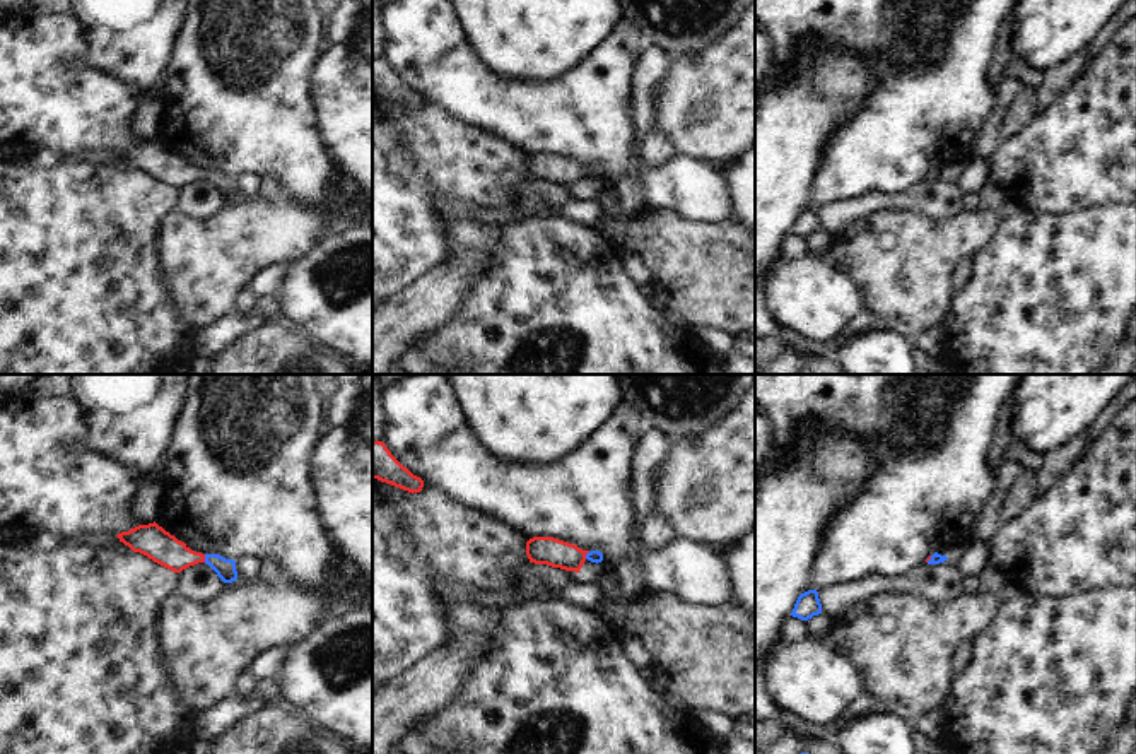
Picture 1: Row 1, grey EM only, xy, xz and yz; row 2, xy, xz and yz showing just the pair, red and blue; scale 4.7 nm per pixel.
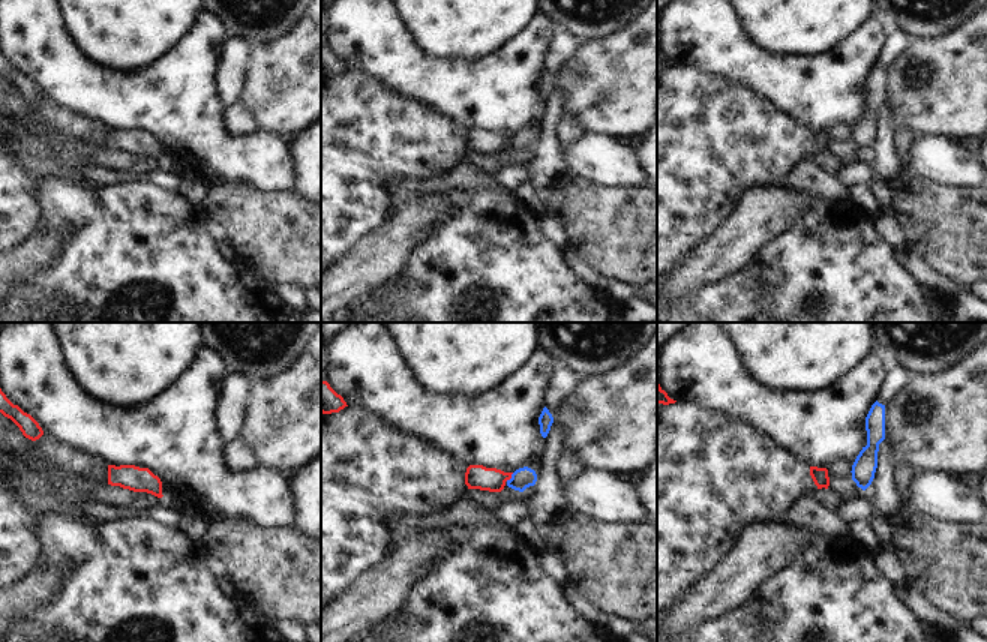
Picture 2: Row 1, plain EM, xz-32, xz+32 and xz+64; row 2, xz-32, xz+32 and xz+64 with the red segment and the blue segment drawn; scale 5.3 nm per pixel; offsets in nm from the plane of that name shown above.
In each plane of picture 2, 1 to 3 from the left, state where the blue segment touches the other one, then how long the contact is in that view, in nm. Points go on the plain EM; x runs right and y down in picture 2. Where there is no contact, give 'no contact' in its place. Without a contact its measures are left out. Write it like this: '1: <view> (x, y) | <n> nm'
1: no contact
2: xz+32 (510, 141) | 60 nm
3: no contact

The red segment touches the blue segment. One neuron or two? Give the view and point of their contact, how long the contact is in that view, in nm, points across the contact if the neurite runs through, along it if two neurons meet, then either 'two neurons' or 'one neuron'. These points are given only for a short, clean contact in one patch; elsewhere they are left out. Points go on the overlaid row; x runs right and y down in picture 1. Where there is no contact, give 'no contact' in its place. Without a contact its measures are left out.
contact xy (204, 558); length 40 nm; way xy (154, 542), (180, 558), (204, 558), (226, 568); one neuron

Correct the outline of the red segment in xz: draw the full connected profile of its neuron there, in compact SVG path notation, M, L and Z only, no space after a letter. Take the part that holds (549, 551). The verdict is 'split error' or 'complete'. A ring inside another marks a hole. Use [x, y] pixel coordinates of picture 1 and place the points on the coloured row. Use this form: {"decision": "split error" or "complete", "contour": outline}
{"decision": "split error", "contour": "M553 537L530 539L526 542L526 556L530 563L576 573L579 573L586 559L596 564L603 561L603 554L600 551L583 551L574 544Z"}

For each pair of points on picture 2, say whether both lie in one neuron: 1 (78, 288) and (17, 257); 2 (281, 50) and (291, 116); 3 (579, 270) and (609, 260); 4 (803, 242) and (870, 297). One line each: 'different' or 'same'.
1: different
2: same
3: different
4: same

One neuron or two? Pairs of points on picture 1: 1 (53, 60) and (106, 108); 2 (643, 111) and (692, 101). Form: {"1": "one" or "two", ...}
{"1": "one", "2": "two"}

